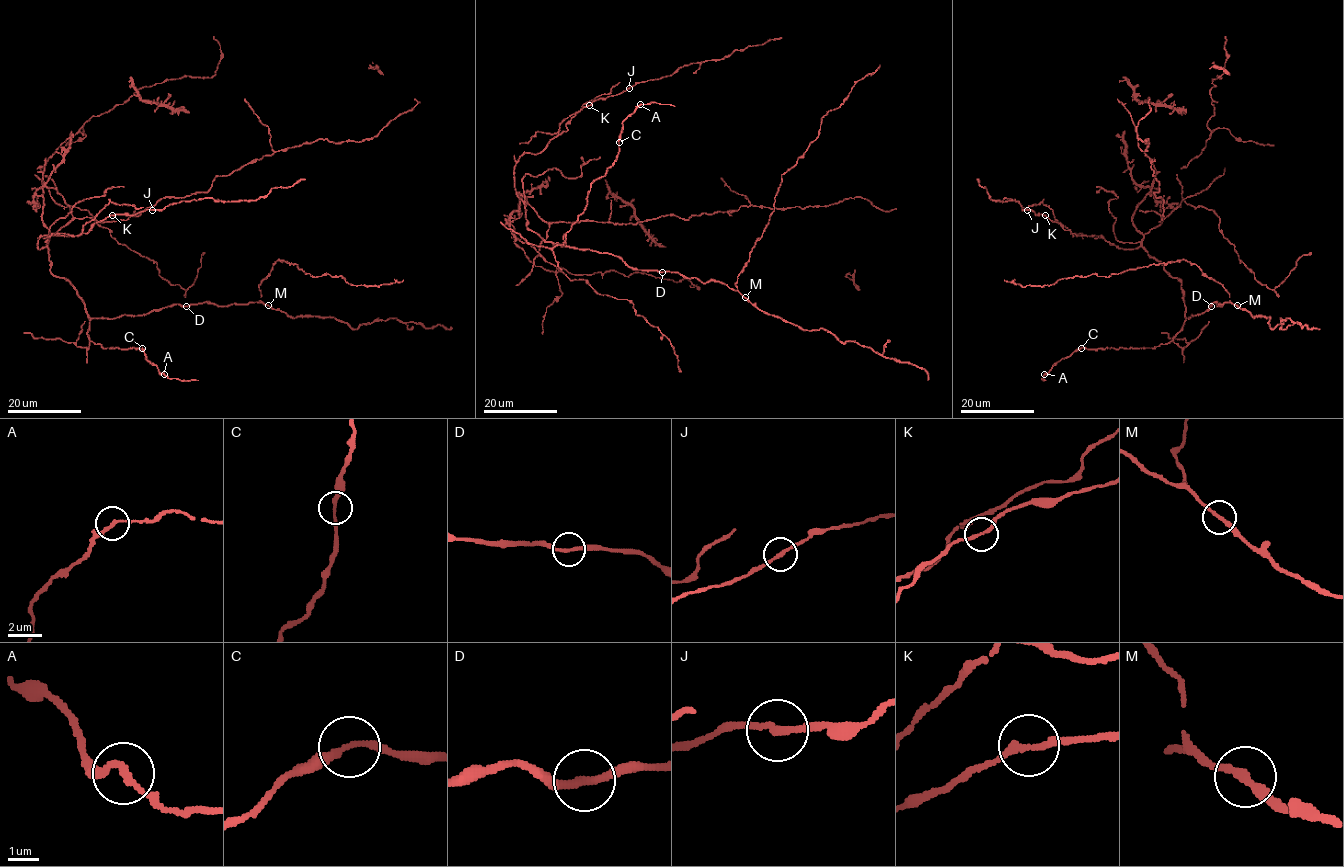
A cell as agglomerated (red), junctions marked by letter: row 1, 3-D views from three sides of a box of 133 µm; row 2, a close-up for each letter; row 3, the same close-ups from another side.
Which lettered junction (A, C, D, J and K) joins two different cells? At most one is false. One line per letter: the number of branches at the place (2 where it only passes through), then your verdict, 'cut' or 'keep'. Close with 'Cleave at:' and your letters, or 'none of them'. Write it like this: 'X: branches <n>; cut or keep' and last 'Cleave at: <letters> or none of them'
A: branches 2; keep
C: branches 2; keep
D: branches 2; keep
J: branches 2; keep
K: branches 2; keep
Cleave at: none of them

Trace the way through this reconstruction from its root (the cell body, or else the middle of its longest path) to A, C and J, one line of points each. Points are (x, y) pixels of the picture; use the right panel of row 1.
A: (1162, 265), (1182, 283), (1185, 305), (1182, 328), (1169, 343), (1153, 349), (1080, 348), (1044, 373)
C: (1162, 265), (1182, 283), (1185, 320), (1176, 336), (1169, 343), (1153, 349), (1081, 348)
J: (1162, 265), (1141, 247), (1124, 249), (1100, 236), (1077, 236), (1046, 215), (1027, 210)

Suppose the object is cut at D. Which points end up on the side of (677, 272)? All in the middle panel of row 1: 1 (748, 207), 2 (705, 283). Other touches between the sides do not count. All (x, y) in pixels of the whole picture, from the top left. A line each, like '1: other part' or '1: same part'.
1: other part
2: same part

